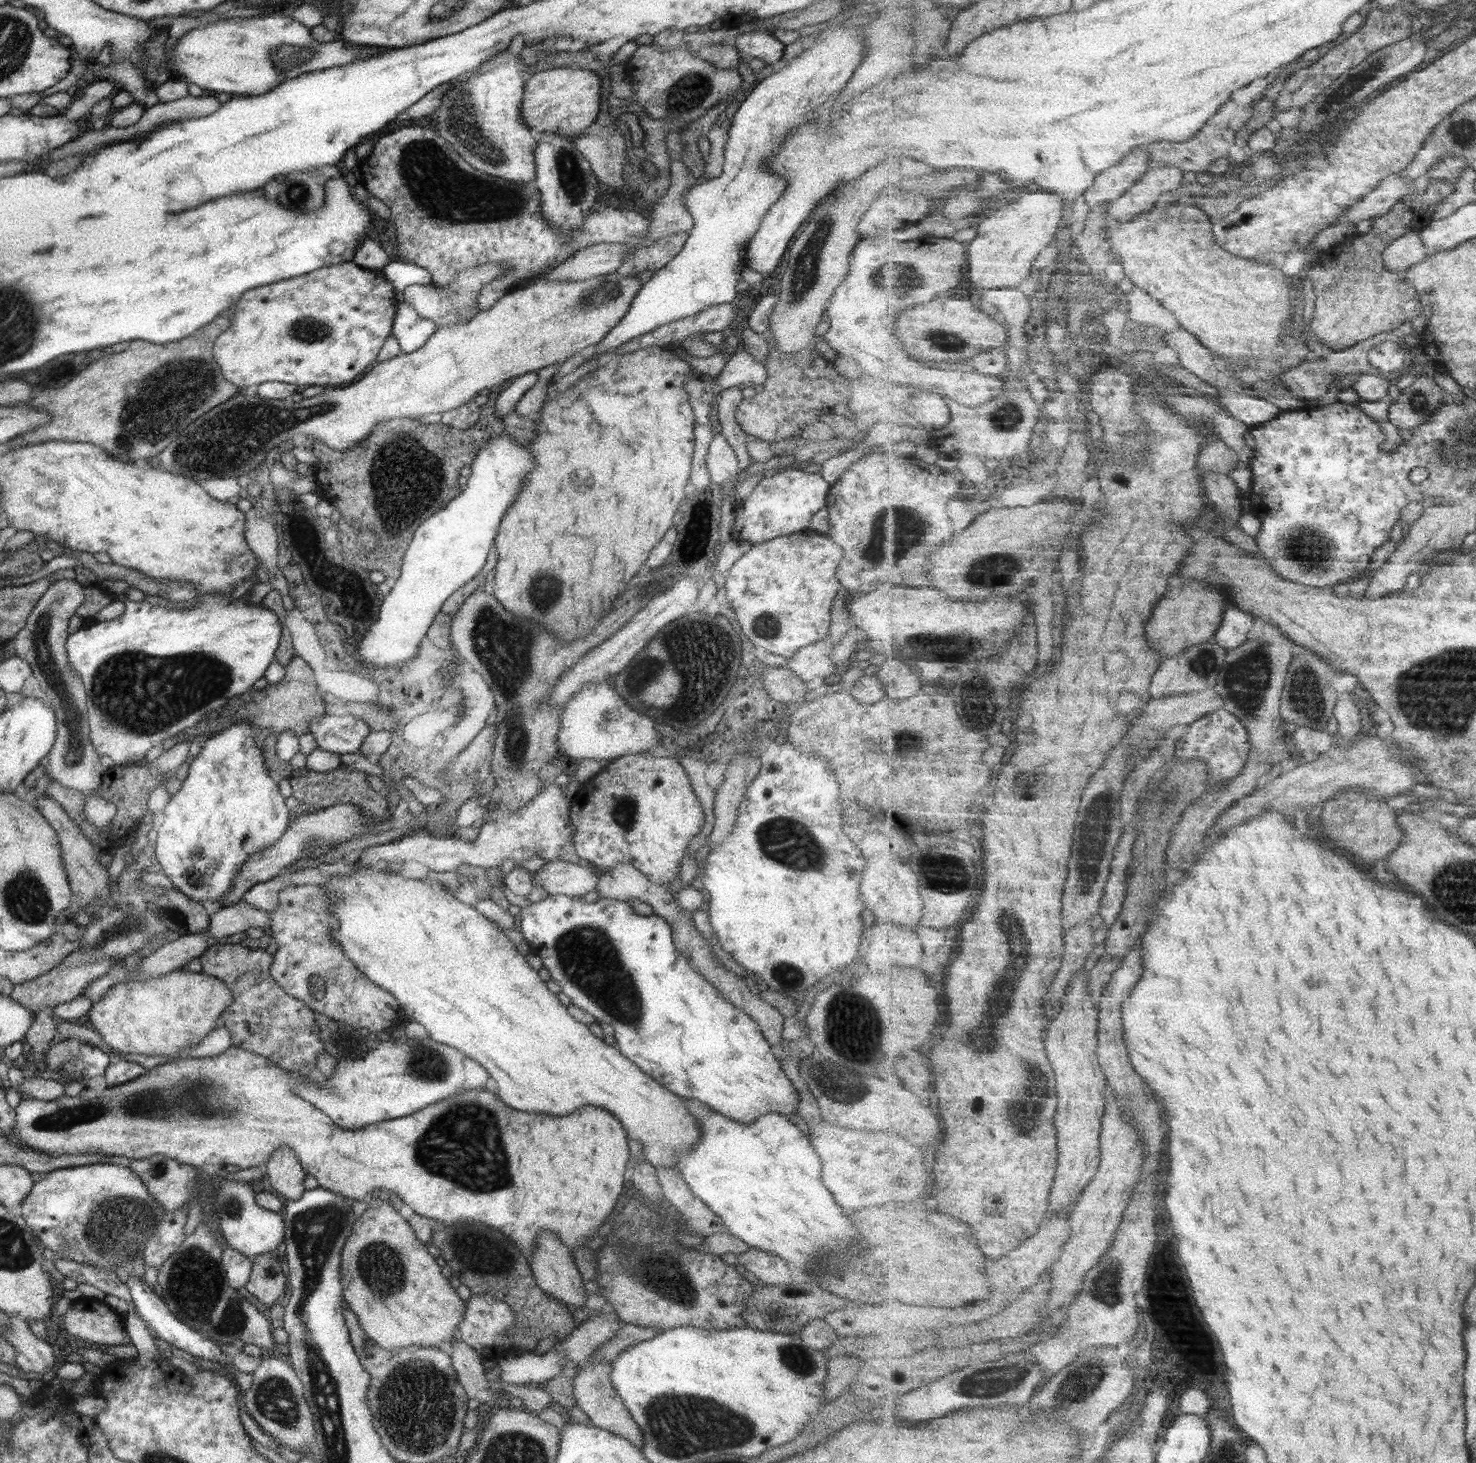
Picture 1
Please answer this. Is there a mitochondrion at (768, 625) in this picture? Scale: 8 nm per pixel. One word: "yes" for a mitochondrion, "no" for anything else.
yes

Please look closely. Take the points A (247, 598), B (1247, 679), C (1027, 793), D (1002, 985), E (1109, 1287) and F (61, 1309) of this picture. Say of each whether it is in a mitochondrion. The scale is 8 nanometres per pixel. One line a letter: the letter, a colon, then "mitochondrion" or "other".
A: other
B: mitochondrion
C: other
D: other
E: mitochondrion
F: other

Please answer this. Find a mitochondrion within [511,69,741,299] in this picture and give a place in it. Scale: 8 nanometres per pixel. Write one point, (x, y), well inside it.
(571, 172)

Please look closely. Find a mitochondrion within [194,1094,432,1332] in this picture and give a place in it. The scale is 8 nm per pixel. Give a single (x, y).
(379, 1264)

